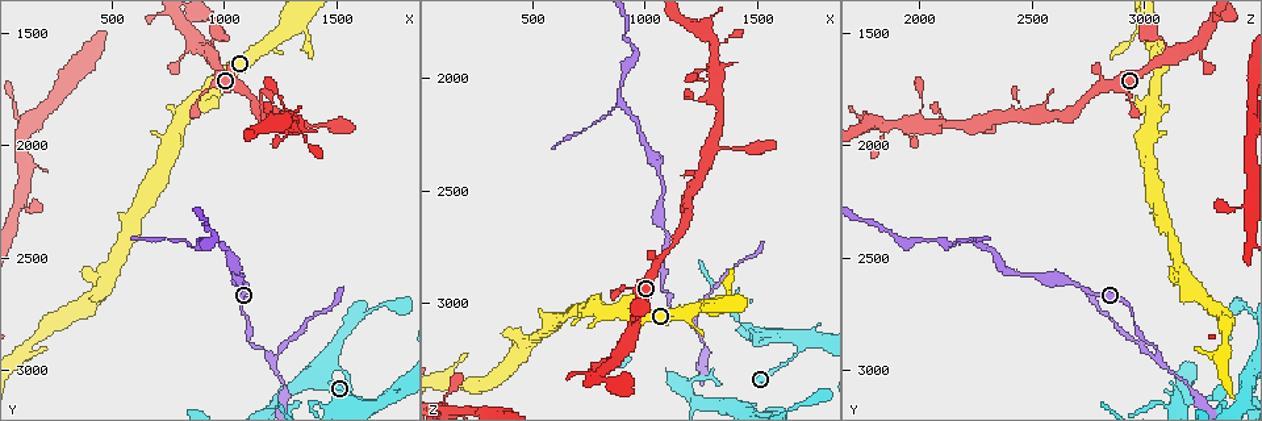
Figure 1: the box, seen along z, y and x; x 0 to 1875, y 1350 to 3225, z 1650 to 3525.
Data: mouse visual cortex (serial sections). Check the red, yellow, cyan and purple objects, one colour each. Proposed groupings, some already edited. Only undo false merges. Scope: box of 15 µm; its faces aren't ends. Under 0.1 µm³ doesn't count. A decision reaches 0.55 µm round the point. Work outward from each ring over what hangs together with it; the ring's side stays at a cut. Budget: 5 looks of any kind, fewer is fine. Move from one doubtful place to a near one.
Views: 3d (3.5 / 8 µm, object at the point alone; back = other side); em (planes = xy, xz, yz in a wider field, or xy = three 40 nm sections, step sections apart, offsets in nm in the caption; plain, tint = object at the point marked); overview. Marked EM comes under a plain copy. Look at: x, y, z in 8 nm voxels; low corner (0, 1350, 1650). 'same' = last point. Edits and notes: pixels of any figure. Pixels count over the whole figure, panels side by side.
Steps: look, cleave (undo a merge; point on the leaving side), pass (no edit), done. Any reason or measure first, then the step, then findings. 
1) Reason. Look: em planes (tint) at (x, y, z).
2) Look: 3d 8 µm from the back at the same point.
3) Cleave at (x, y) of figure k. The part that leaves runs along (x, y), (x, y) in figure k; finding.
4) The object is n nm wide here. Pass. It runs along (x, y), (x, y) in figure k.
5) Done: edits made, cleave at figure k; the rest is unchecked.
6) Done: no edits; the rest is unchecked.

Thin arm on a thick one. Look: 3d 3.5 µm at (1690, 3140, 3180).

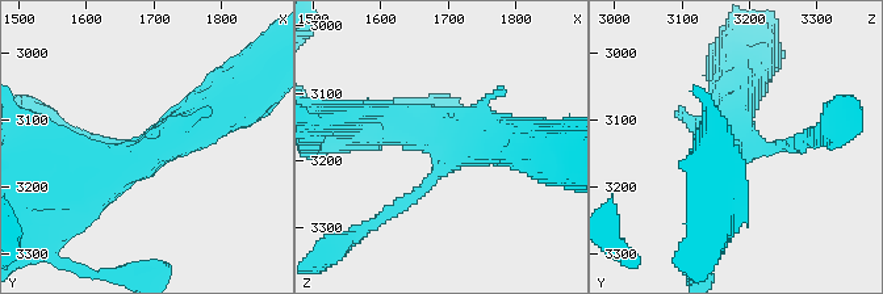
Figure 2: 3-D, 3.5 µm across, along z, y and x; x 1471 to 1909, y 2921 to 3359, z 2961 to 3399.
3 arms meet here; the arms are 200, 500, 500 nm wide. Look: em xy step 3 (tint) at (1700, 3145, 3180).

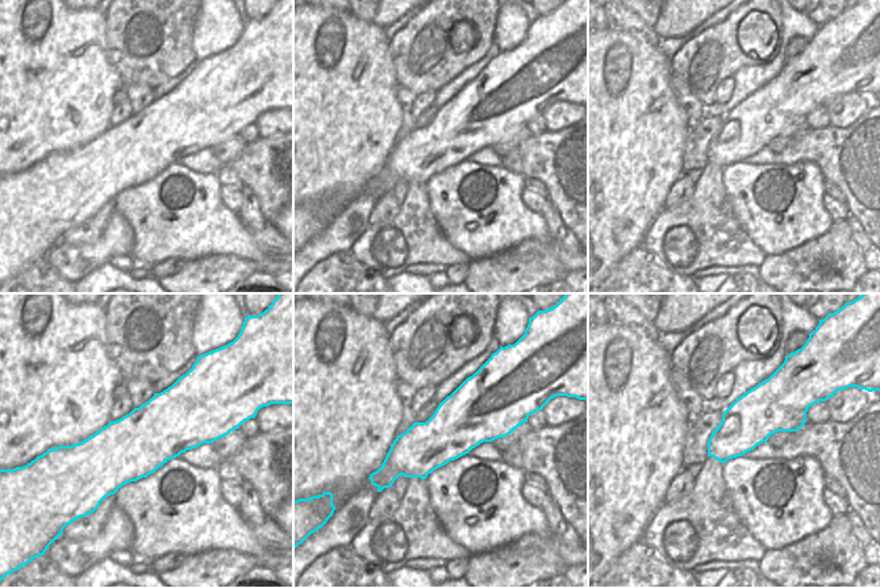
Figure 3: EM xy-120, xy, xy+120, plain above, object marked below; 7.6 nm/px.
Pass. It runs along (798, 143), (731, 147), (714, 188) in figure 2; one cell here.

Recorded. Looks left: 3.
Sudden change in width. Look: 3d 3.5 µm at (1090, 2750, 2940).

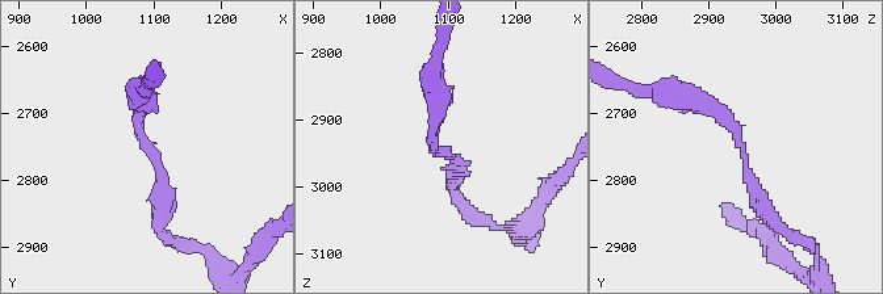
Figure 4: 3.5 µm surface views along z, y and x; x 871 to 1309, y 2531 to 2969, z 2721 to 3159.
The arms are 200, 250 nm wide; now the EM. Look: em xy step 3 (tint) at (1090, 2755, 2950).

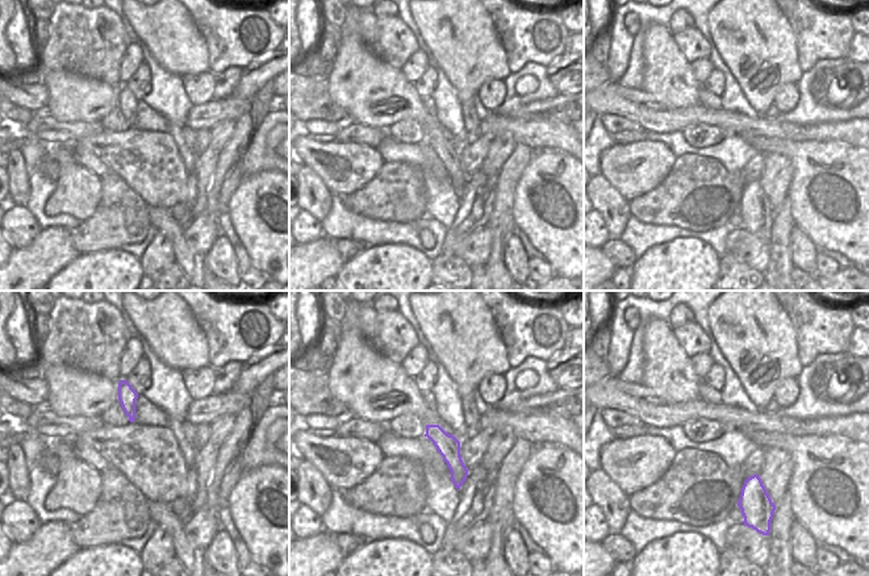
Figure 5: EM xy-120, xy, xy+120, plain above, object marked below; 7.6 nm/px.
Pass. It runs along (429, 428), (450, 449), (458, 483) in figure 5; all the same cell.

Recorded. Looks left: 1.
Done: no edits; the rest is unchecked.

